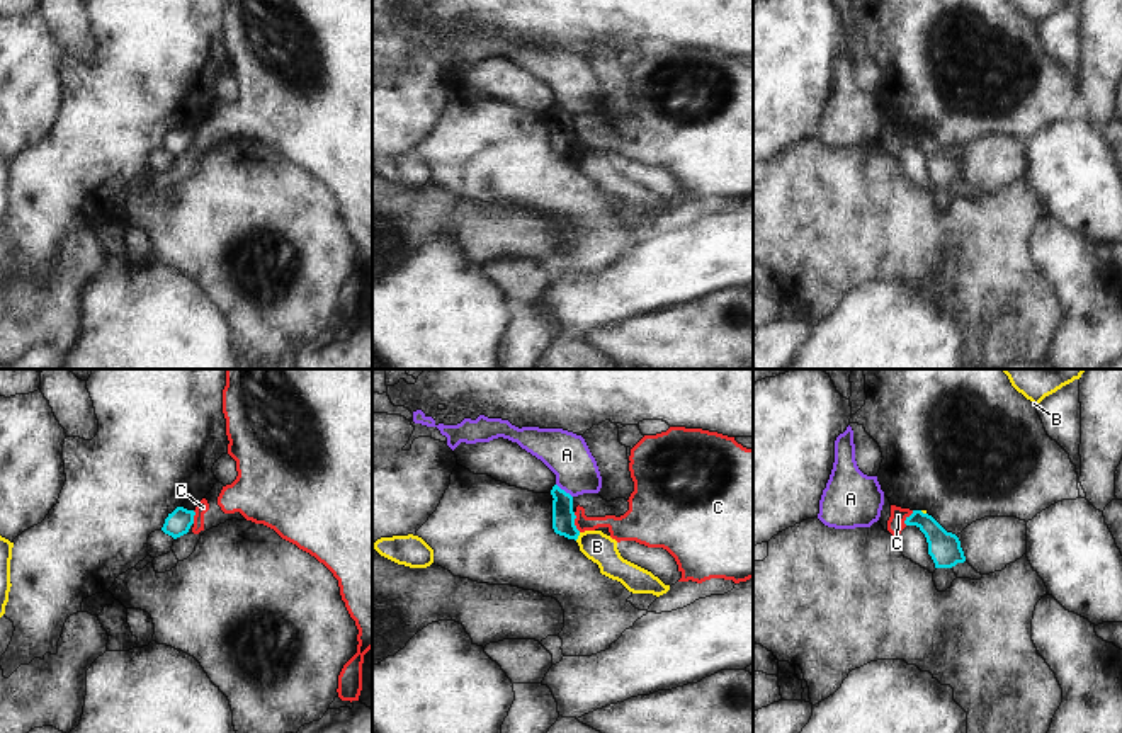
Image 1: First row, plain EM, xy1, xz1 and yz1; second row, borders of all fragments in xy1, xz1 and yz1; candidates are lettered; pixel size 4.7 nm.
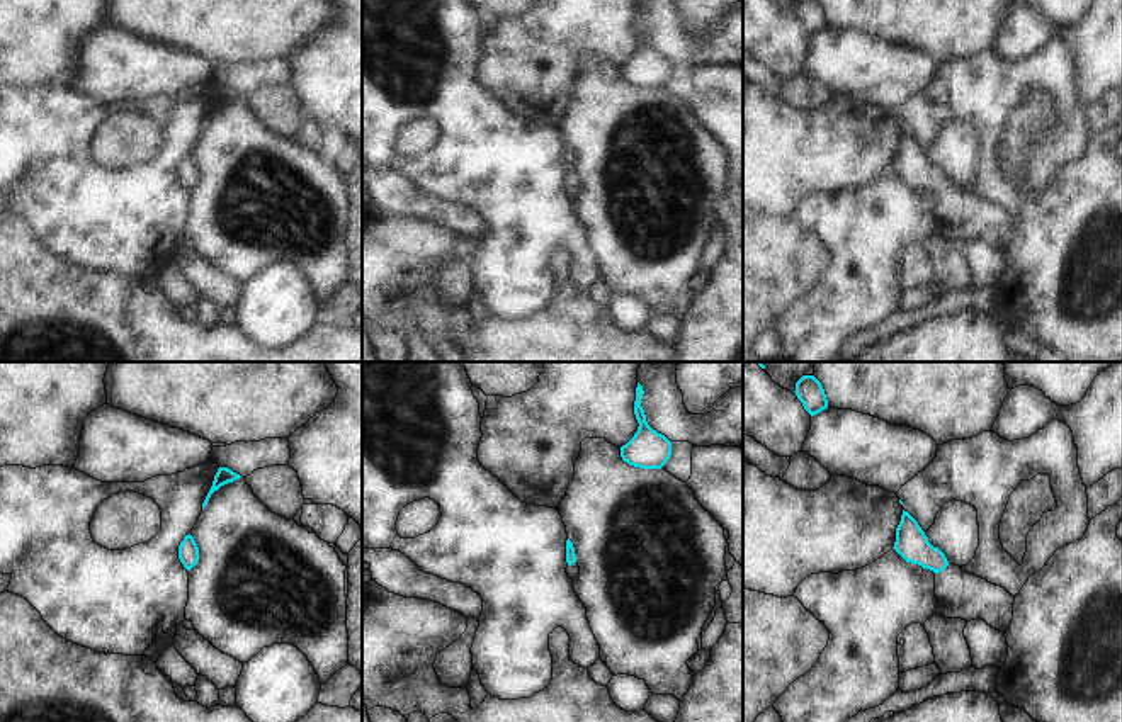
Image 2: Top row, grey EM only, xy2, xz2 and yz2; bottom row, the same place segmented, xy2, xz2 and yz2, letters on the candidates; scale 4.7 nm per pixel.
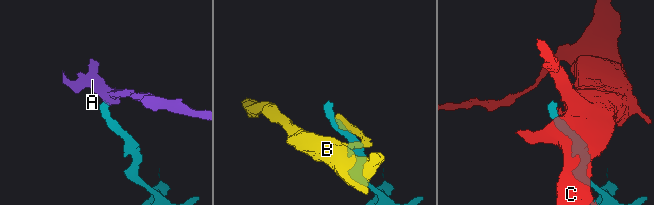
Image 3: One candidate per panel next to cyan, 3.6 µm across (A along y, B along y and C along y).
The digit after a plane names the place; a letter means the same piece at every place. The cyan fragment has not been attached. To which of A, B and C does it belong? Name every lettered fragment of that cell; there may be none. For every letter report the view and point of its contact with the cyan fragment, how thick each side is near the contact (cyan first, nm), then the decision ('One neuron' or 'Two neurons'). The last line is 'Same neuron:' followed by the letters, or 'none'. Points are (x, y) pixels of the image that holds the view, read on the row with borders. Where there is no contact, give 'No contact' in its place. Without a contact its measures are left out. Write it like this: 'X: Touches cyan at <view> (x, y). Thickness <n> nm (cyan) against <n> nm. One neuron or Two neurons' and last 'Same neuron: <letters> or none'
A: Touches cyan at xz1 (563, 490). Thickness 110 nm (cyan) against 220 nm. Two neurons
B: Touches cyan at xz1 (578, 534). Thickness 110 nm (cyan) against 140 nm. Two neurons
C: Touches cyan at xz1 (573, 522). Thickness 110 nm (cyan) against 130 nm. Two neurons
Same neuron: none

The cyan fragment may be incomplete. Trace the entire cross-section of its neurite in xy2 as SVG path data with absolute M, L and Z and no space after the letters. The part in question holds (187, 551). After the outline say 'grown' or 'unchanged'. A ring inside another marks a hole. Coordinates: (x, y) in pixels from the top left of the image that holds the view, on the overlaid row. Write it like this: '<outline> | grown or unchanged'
M190 533L185 535L178 545L178 559L187 571L190 571L199 561L199 547Z | unchanged

